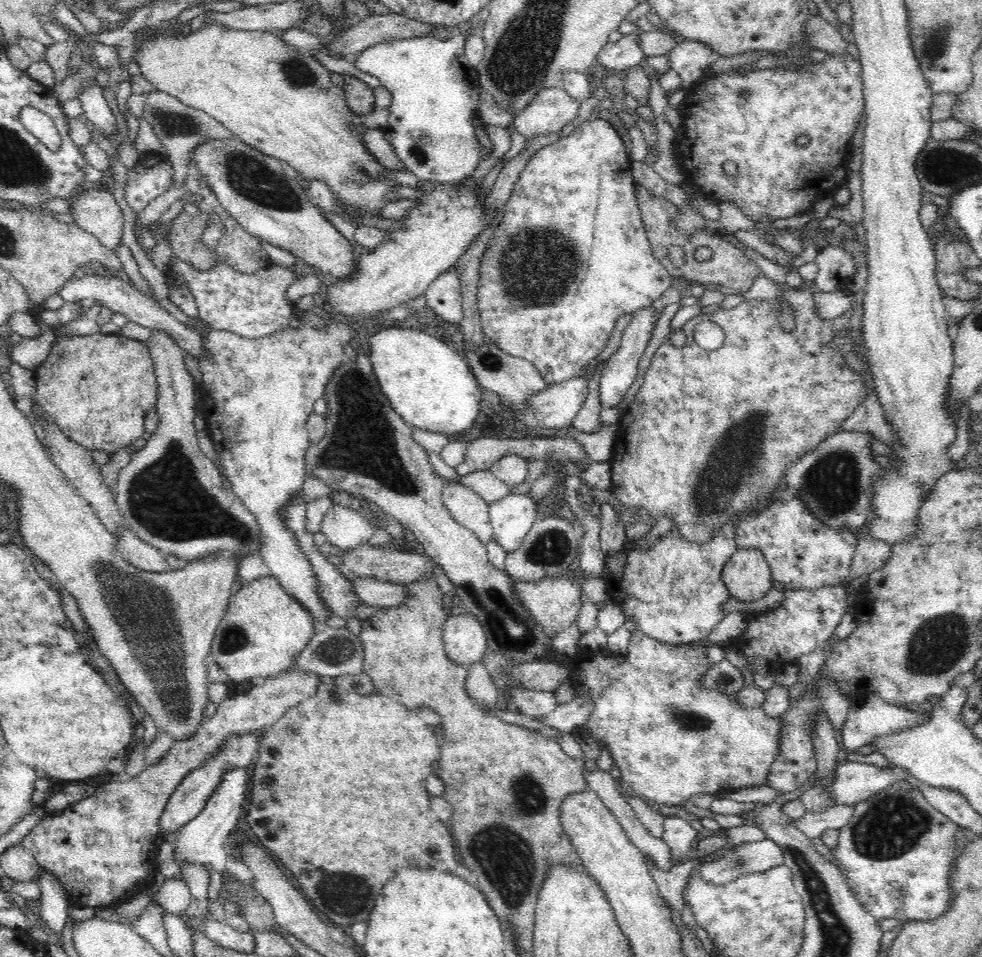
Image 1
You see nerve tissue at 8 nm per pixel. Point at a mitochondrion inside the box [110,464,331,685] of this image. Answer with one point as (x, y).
(233, 638)

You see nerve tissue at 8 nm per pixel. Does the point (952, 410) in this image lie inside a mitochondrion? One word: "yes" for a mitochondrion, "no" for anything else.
no

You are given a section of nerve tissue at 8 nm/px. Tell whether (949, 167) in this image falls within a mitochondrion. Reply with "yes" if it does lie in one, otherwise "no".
yes

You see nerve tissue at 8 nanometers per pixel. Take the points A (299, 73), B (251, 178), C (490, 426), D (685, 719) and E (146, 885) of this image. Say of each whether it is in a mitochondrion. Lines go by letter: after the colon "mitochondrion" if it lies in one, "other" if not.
A: mitochondrion
B: mitochondrion
C: other
D: mitochondrion
E: other

